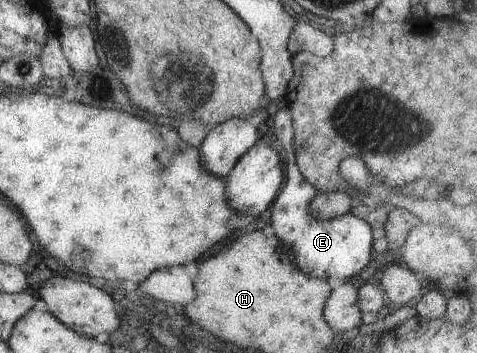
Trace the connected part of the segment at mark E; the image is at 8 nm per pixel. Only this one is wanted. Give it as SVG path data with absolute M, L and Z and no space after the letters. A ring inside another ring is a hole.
M271 108L272 120L265 134L274 134L274 137L281 141L284 149L284 163L286 163L286 181L284 187L278 190L272 201L272 227L274 235L282 243L290 245L292 263L298 271L310 273L314 277L328 280L330 277L348 281L354 279L356 274L370 261L372 237L371 227L360 218L352 214L342 214L330 219L316 220L312 215L309 206L312 199L317 195L316 189L298 169L293 155L293 123L289 109Z

